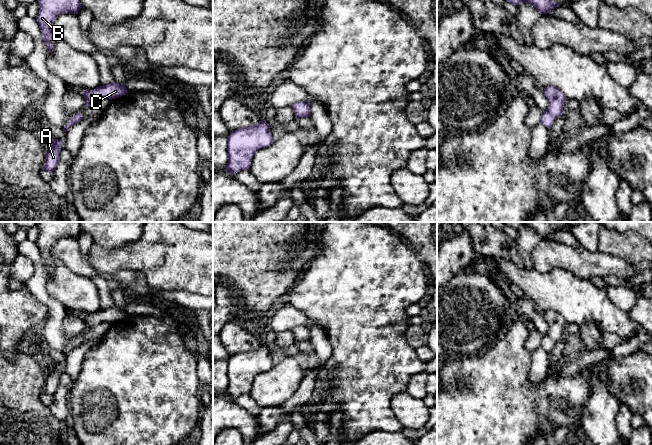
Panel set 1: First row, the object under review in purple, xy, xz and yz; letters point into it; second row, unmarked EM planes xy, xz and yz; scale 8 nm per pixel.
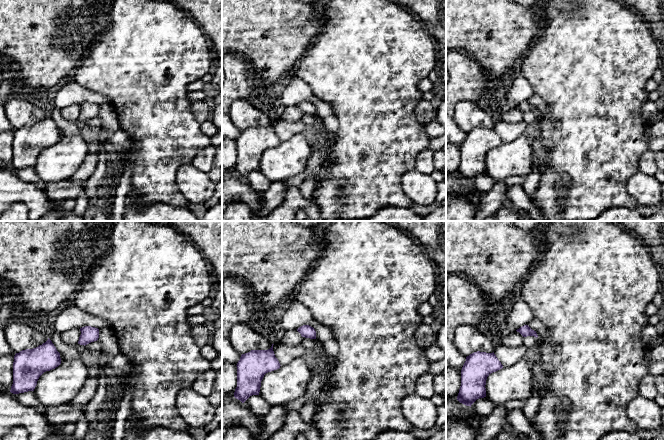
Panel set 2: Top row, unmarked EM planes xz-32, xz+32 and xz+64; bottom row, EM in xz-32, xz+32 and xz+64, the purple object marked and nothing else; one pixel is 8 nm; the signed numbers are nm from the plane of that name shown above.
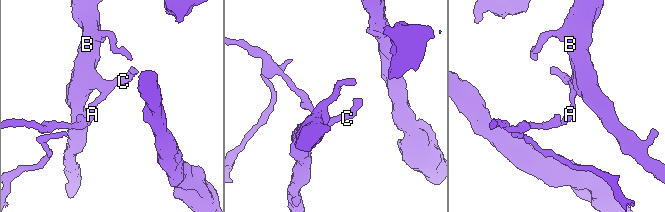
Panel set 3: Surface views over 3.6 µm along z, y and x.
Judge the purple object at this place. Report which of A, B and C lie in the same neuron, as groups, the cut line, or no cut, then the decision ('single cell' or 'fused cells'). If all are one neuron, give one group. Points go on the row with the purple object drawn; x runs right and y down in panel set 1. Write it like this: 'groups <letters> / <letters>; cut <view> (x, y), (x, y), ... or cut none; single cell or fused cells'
groups A / B C; cut xy (76, 115), (75, 122); fused cells

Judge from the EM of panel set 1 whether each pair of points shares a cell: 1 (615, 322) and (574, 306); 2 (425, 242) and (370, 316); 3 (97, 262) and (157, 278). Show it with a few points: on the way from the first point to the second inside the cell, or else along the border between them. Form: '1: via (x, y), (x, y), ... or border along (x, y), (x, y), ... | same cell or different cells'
1: via (605, 314), (596, 306), (584, 306) | same cell
2: border along (401, 236), (416, 253), (426, 270) | different cells
3: via (112, 262), (142, 263) | same cell

